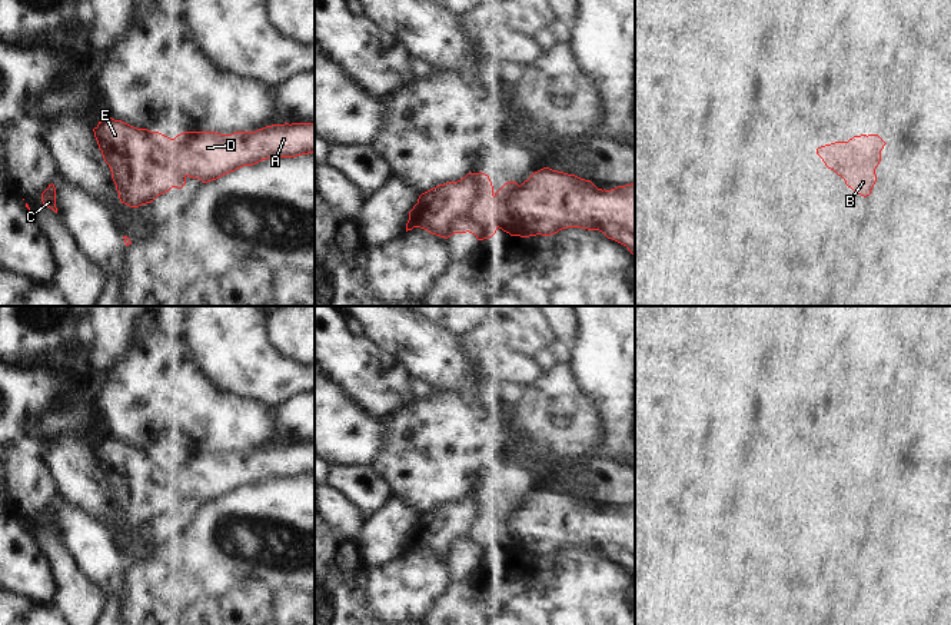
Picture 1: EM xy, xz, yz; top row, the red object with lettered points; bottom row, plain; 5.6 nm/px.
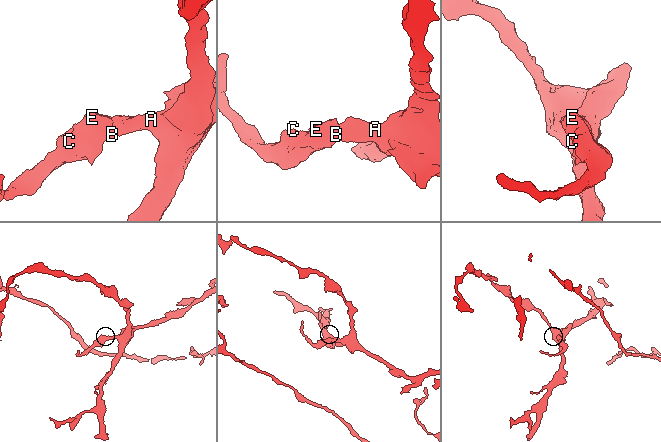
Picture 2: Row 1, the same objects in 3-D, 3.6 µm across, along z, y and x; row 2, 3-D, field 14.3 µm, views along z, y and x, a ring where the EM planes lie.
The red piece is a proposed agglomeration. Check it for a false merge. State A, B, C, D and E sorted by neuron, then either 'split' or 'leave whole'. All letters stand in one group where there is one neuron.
A B C D E; leave whole

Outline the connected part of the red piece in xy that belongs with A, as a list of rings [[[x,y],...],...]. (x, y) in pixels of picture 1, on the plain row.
[[[109,438],[93,449],[99,469],[109,485],[119,519],[130,528],[152,523],[172,508],[182,509],[186,498],[203,503],[216,501],[243,486],[270,478],[296,478],[315,473],[315,443],[272,445],[256,452],[184,452],[170,459],[159,452],[133,448]]]

